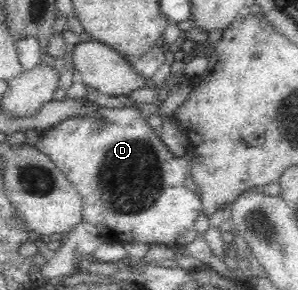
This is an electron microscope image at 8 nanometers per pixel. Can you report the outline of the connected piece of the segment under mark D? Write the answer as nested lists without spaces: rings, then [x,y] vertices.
[[[135,104],[122,107],[97,106],[97,116],[69,116],[51,128],[44,129],[33,146],[47,155],[83,199],[82,220],[97,228],[109,228],[109,240],[165,245],[177,249],[188,245],[199,235],[193,223],[202,211],[202,199],[197,192],[185,186],[189,176],[188,155],[177,156],[169,151],[159,132],[141,115]]]

